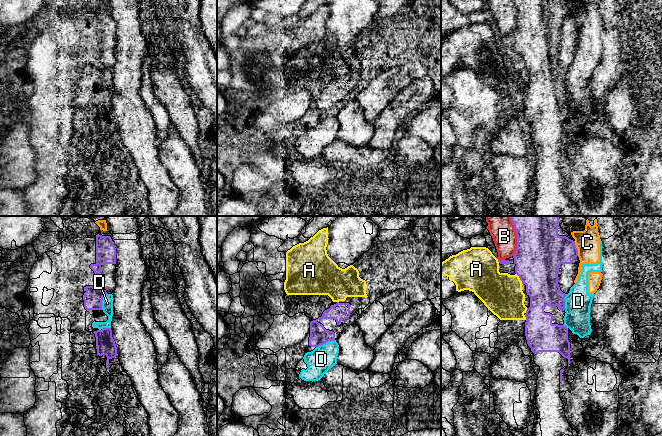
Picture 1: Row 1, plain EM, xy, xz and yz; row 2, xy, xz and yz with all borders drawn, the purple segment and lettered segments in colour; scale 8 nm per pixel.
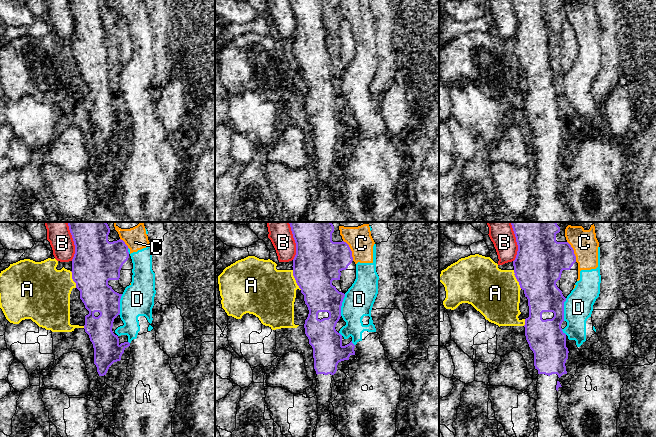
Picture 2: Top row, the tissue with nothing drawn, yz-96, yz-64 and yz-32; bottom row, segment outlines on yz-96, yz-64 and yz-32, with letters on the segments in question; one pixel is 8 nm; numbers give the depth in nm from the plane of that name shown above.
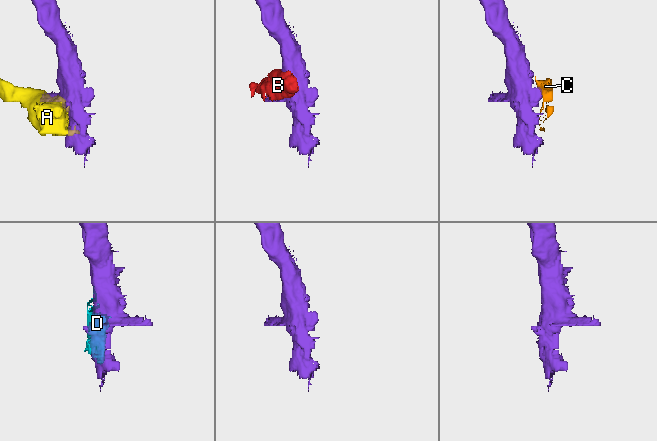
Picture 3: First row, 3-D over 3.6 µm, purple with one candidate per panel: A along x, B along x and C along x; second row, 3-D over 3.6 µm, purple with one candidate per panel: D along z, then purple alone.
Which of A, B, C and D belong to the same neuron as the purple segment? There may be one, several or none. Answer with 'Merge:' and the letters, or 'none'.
Merge: none

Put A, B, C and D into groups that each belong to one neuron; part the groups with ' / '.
A / B / C D

